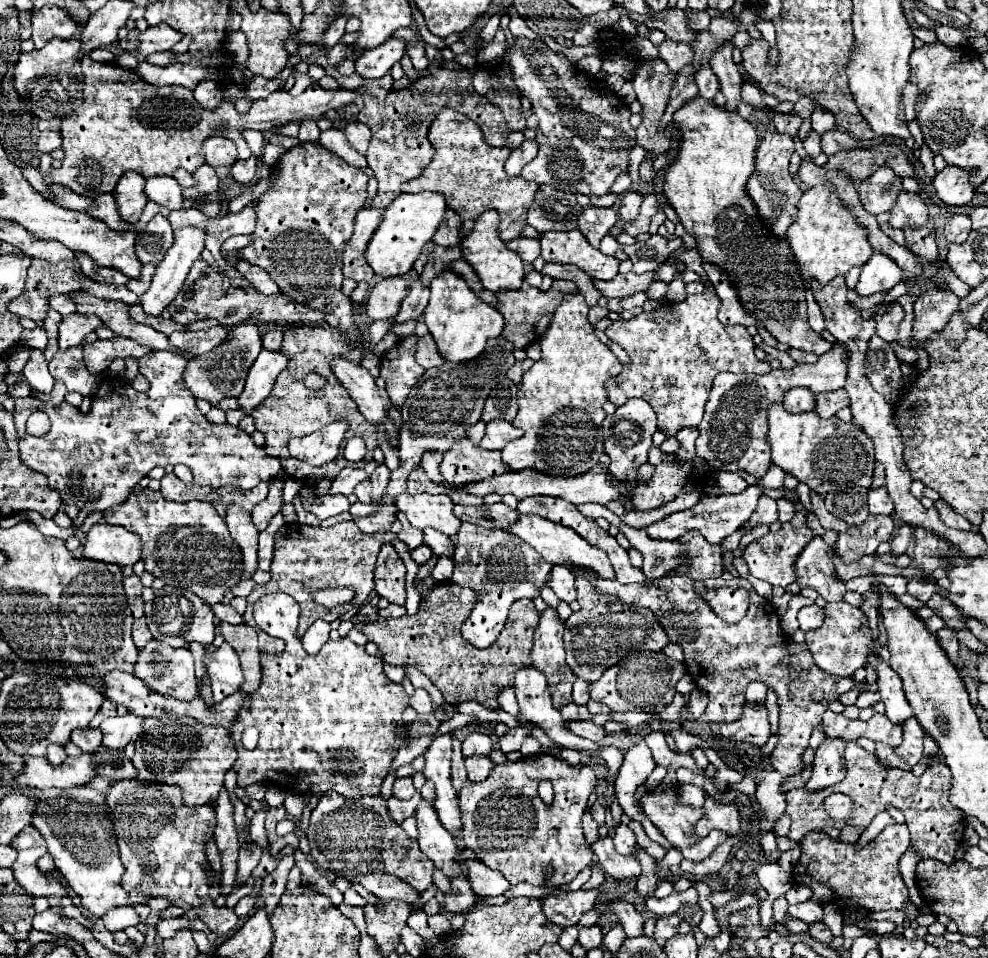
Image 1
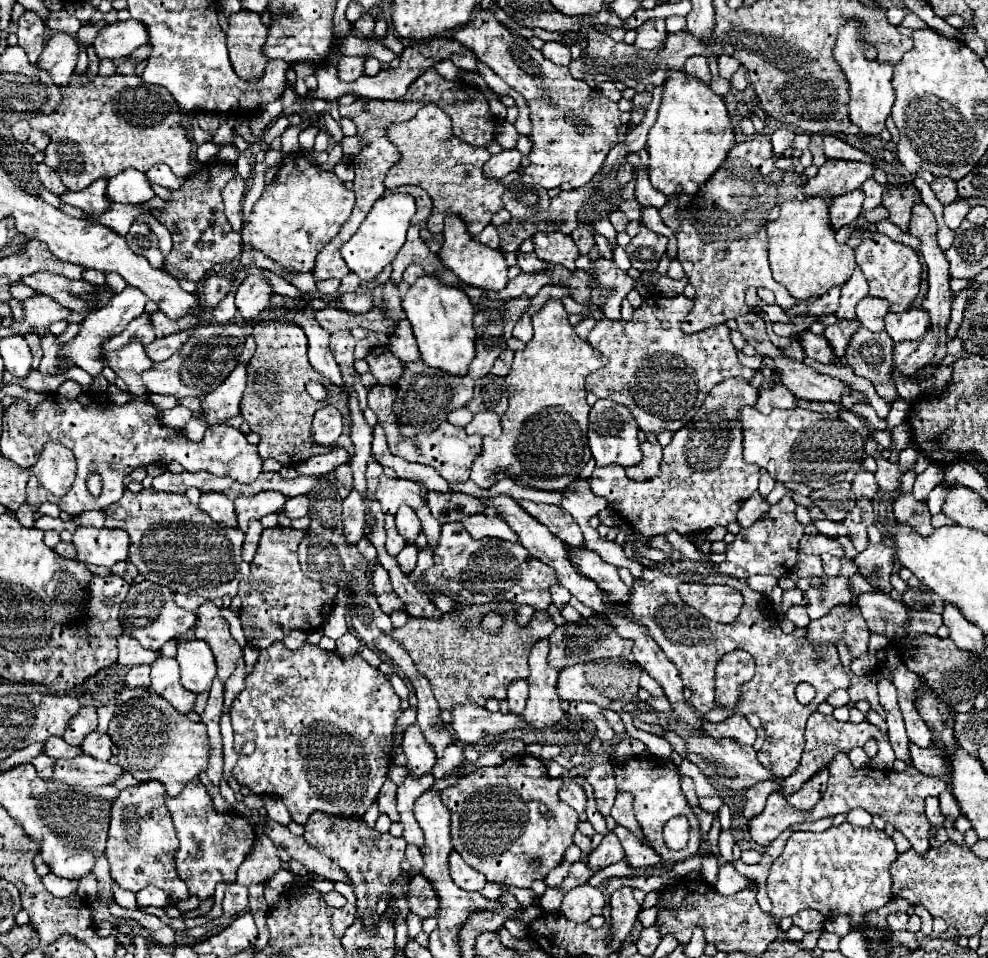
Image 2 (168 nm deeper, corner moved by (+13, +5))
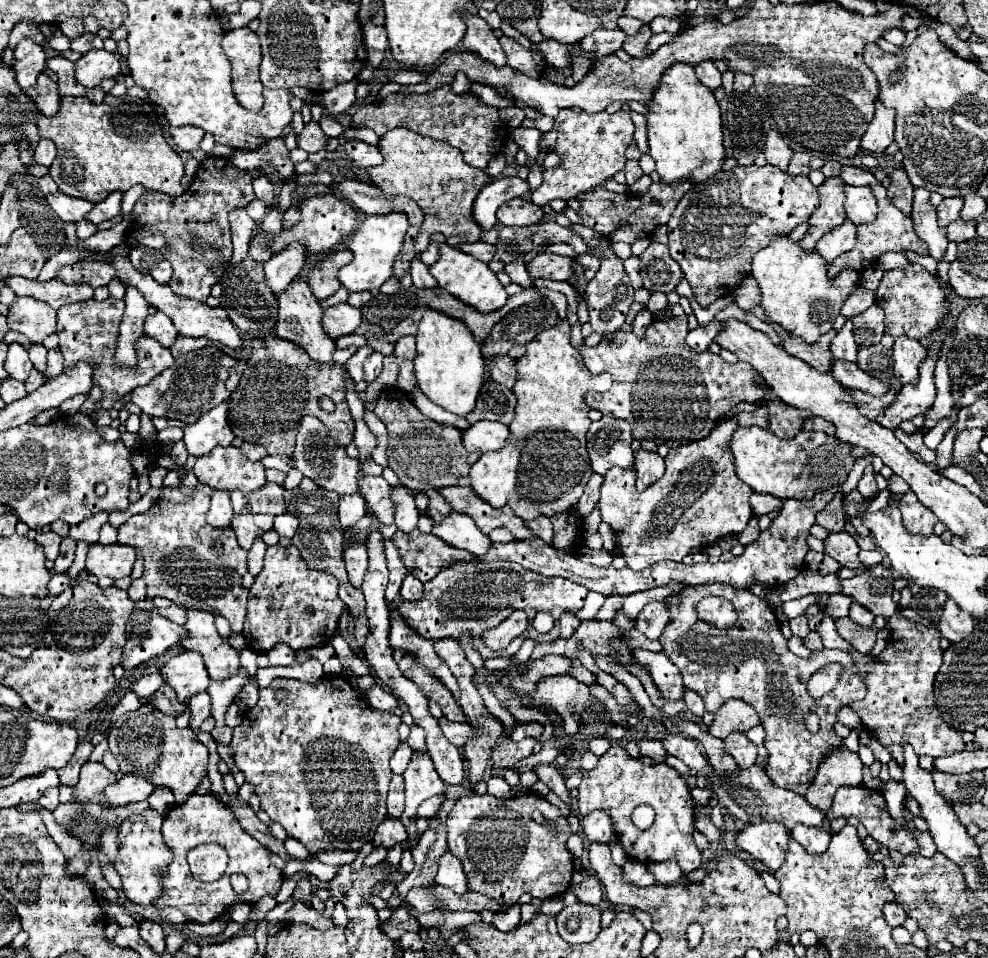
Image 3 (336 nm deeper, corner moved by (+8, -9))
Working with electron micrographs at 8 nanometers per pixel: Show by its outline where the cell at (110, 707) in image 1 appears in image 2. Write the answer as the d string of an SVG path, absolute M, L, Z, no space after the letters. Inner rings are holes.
M93 706L82 707L74 716L64 732L68 744L82 744L84 736L90 734L98 725L97 709Z

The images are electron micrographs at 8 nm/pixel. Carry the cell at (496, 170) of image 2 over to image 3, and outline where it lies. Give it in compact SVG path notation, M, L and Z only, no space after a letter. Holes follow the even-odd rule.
M517 176L513 178L501 178L501 180L495 180L493 184L487 184L479 196L475 198L473 202L473 218L475 222L479 222L481 230L491 230L495 228L497 224L497 208L515 198L515 196L521 196L523 192L529 190L529 184Z

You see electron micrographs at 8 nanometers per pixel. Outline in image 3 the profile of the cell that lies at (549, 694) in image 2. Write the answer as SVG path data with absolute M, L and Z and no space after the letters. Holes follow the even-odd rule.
M501 738L495 748L493 748L493 764L495 768L513 768L519 760L527 758L533 754L533 746L535 746L535 738L525 738L521 742L513 742L511 738Z

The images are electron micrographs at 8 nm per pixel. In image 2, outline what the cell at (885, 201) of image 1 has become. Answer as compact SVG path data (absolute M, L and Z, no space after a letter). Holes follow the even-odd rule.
M862 188L848 192L846 196L836 196L830 206L830 224L834 226L834 230L856 220L856 216L862 212L862 202L864 202Z

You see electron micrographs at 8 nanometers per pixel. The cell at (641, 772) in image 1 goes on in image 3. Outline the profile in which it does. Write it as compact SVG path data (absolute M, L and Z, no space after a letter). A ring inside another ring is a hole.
M595 810L593 814L583 818L583 834L589 842L611 844L617 840L611 818L603 810Z

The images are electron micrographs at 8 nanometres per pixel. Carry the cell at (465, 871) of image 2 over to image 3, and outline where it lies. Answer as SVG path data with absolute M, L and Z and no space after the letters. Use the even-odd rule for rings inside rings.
M449 850L439 858L439 872L435 876L435 884L451 888L457 894L467 892L467 878L459 858L455 858Z

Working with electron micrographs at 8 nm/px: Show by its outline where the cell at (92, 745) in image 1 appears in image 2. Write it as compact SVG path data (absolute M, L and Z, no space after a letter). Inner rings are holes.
M52 736L50 740L46 740L44 752L52 758L74 758L82 752L82 748L66 744L66 740L62 740L62 736Z

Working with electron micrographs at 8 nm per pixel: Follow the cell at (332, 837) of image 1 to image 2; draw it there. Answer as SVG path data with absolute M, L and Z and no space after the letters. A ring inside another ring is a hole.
M312 812L310 820L304 824L304 840L322 852L324 856L332 858L338 862L342 870L348 872L350 880L354 882L354 894L358 898L356 908L358 916L364 918L364 928L372 930L374 920L378 918L376 914L376 902L380 900L390 900L392 896L388 894L390 886L402 876L402 860L404 850L406 850L406 840L404 838L394 838L392 834L380 834L376 828L370 828L364 818L362 820L350 820L344 816L326 816L326 812Z

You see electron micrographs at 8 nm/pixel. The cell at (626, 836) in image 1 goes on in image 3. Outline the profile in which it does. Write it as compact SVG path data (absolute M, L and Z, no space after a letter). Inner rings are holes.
M595 876L585 878L581 884L571 884L569 890L583 902L583 904L591 904L591 906L599 906L599 902L603 900L603 890L599 886L599 880Z

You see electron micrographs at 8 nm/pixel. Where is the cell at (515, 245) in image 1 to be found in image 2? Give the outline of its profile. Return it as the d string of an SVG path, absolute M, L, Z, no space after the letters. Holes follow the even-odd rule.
M492 224L486 226L476 240L482 242L482 244L486 244L486 246L490 246L490 248L494 248L494 250L500 250L500 236L498 236L496 226L492 226Z

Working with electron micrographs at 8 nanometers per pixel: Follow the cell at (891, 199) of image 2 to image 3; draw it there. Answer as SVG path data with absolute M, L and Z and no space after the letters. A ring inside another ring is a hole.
M899 166L891 172L891 186L887 188L887 194L891 198L891 202L903 212L903 214L911 214L911 202L913 202L913 186L907 178L907 172Z

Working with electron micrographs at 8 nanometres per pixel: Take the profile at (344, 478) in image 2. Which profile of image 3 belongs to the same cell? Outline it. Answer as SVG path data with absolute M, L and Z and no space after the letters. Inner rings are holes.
M307 416L307 418L301 420L299 430L297 430L295 452L293 452L291 458L293 458L295 468L297 468L305 478L311 478L319 488L331 490L331 492L335 492L335 494L339 494L339 496L343 496L343 494L355 494L355 492L357 492L359 460L347 456L345 446L337 444L337 440L329 436L327 426L325 426L319 418Z

